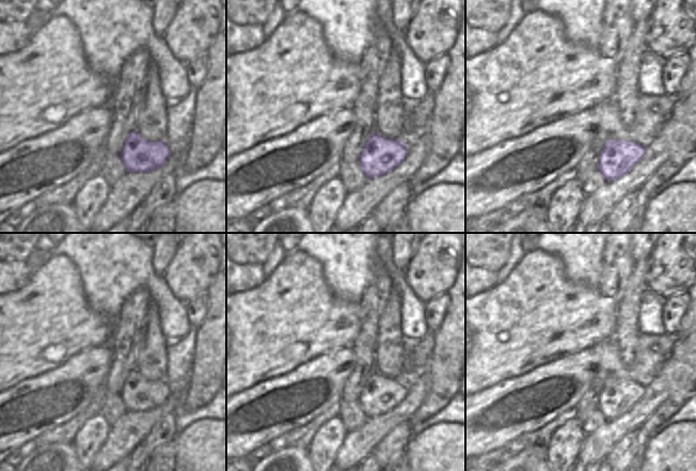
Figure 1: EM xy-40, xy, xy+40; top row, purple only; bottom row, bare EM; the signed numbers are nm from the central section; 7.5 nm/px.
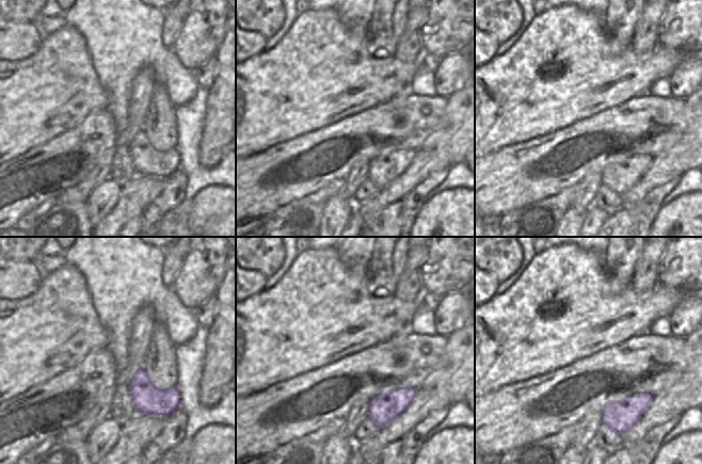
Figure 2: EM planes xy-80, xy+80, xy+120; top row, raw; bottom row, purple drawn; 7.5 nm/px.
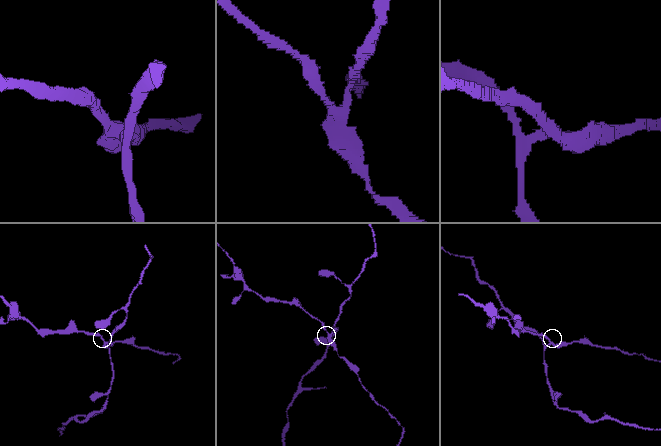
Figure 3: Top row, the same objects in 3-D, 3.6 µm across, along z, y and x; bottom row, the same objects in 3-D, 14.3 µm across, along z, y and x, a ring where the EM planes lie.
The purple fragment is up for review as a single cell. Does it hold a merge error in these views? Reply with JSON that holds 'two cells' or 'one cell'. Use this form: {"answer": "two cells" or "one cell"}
{"answer": "two cells"}

